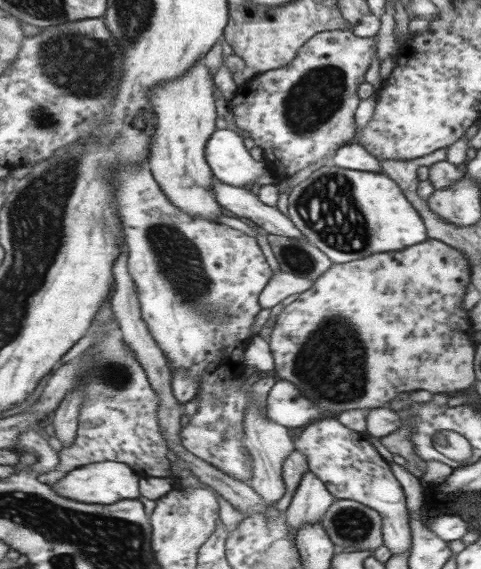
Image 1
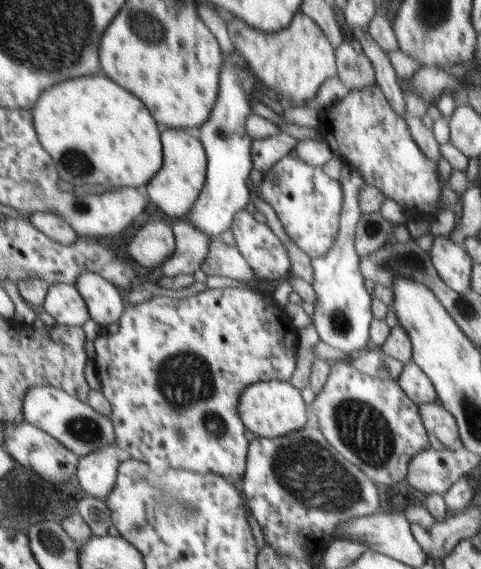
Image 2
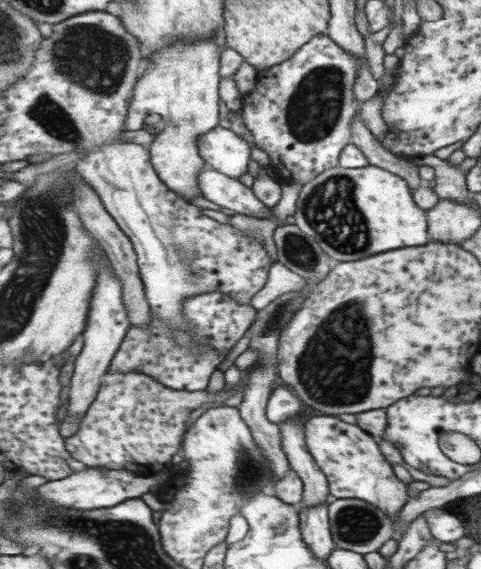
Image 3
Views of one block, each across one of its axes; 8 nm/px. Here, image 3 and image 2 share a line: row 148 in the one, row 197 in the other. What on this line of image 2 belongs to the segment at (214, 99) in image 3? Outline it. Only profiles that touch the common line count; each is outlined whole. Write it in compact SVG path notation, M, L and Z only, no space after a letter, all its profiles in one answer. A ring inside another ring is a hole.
M169 128L164 132L166 160L164 171L148 185L148 196L161 215L173 220L185 219L195 208L196 202L207 187L209 176L209 157L201 138L192 136L188 130Z

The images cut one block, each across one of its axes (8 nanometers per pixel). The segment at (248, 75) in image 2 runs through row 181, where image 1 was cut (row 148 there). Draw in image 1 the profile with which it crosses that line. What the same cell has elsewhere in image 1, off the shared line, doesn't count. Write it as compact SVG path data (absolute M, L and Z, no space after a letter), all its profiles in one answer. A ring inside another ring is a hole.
M218 129L207 147L207 158L217 179L231 186L267 186L278 184L266 162L256 160L244 138L234 130Z

